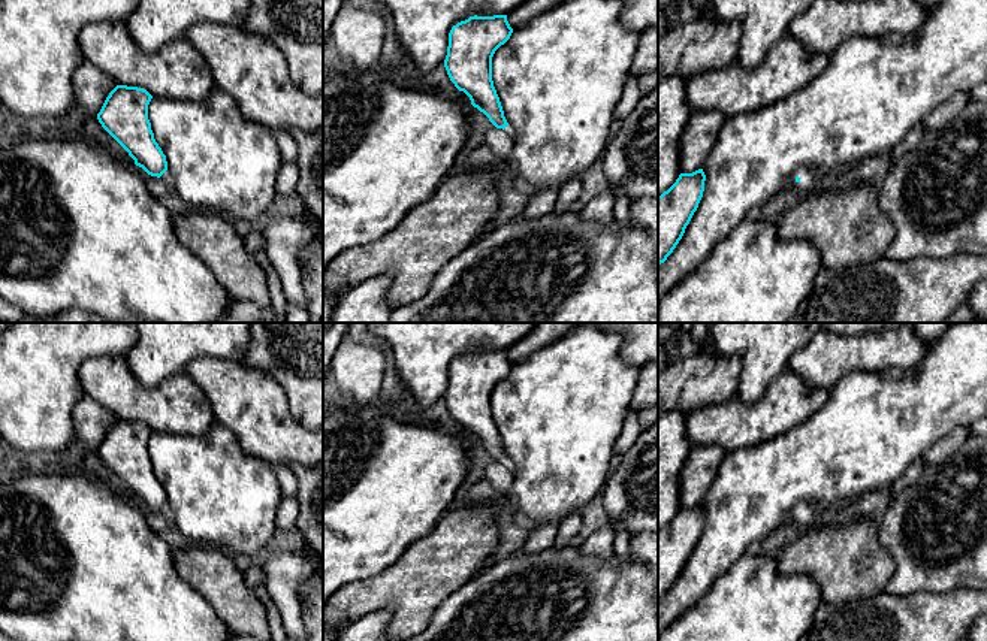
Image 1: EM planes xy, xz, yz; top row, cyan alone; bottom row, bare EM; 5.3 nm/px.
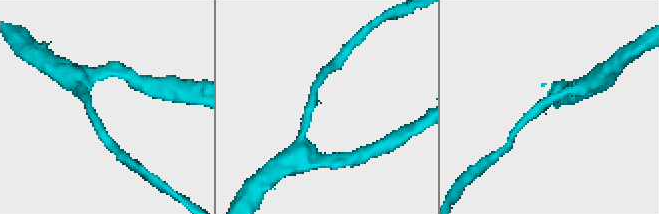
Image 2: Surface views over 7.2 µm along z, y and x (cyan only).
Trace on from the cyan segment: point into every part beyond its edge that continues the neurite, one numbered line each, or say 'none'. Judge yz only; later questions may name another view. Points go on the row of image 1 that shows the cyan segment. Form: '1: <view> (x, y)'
1: yz (809, 183)

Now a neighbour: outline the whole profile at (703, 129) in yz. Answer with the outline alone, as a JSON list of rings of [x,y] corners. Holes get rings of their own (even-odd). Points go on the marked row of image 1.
[[[721,111],[694,112],[680,137],[680,173],[703,167],[725,120]]]

